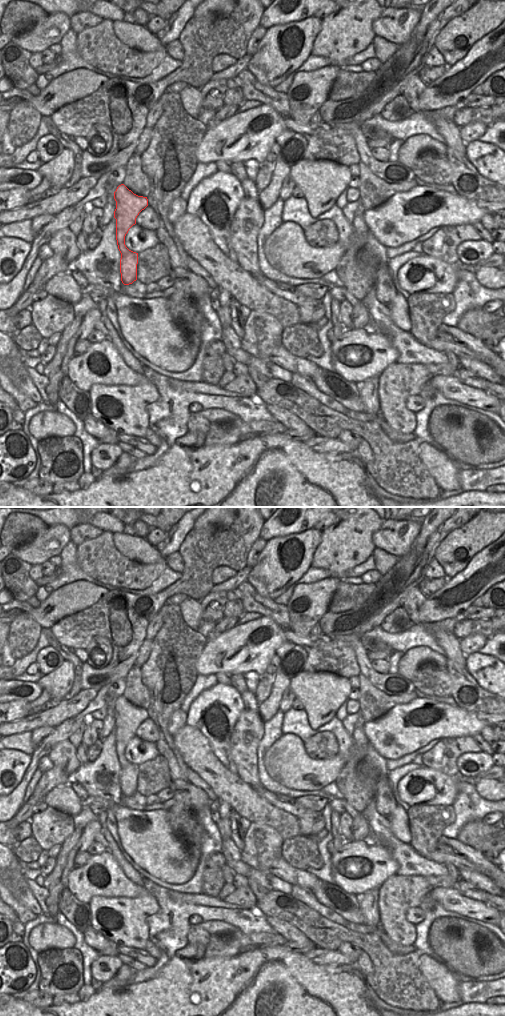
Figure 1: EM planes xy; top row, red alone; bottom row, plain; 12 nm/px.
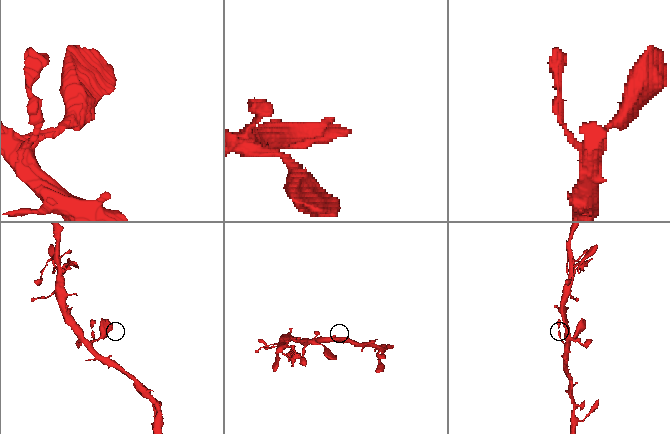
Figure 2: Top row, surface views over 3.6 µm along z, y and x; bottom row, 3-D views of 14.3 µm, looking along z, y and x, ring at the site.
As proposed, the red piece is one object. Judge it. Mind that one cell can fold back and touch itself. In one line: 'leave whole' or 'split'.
leave whole

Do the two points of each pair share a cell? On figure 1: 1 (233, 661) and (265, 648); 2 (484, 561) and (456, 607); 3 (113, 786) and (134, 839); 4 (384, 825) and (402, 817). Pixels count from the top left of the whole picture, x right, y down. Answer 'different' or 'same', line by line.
1: same
2: same
3: different
4: different

